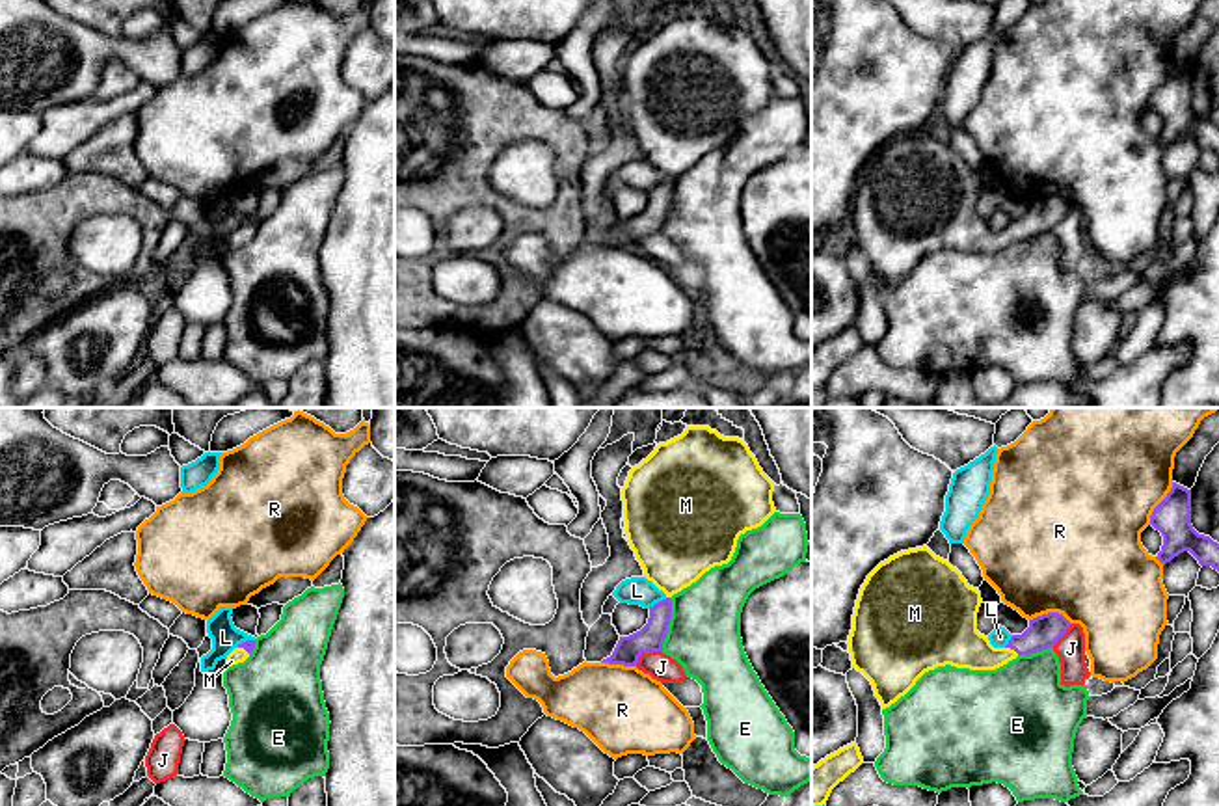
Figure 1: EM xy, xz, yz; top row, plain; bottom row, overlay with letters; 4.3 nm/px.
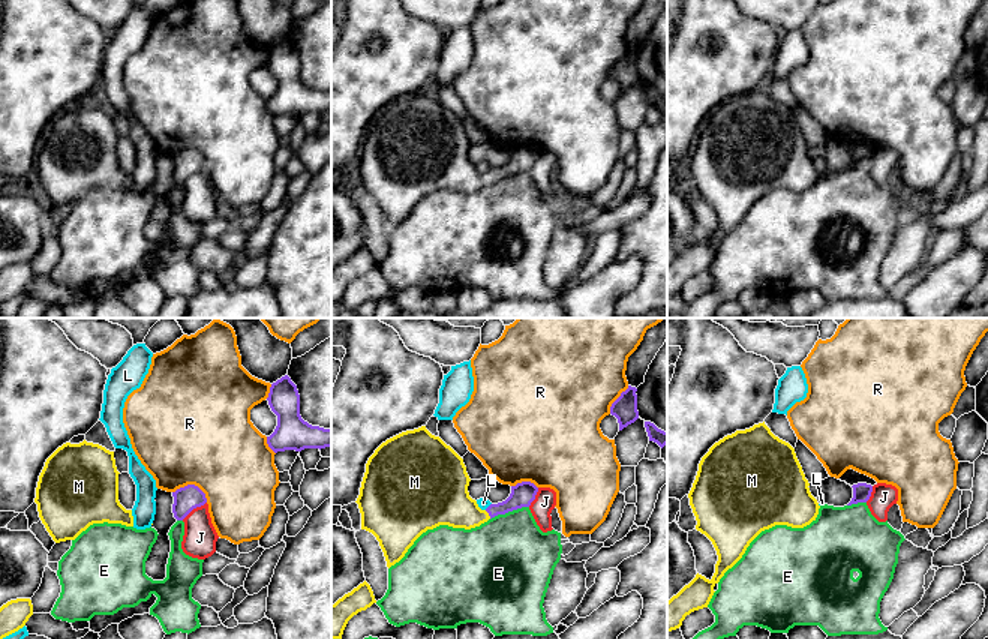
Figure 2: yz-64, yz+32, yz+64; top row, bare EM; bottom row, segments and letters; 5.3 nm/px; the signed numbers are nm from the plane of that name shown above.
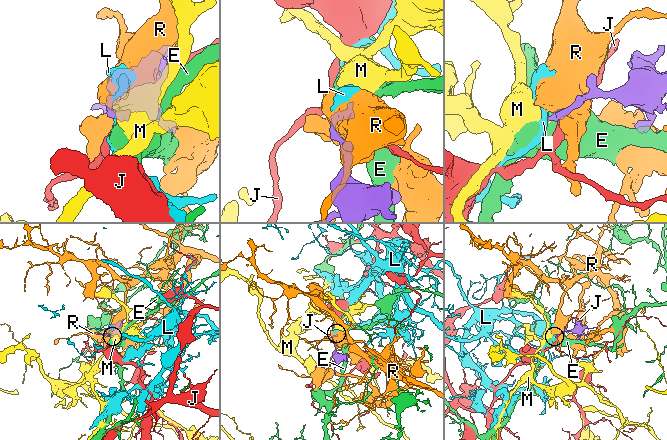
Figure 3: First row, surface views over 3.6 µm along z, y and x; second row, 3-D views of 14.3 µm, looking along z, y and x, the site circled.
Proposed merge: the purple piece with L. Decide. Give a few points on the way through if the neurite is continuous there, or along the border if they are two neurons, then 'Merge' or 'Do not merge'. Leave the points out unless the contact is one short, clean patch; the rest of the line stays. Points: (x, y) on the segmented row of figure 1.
Boundary: xz (667, 598), (648, 607). Do not merge

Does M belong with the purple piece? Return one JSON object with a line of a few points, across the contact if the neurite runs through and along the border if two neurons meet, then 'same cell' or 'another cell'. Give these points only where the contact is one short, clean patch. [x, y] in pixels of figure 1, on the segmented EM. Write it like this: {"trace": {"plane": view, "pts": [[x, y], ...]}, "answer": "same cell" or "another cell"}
{"trace": {"plane": "yz", "pts": [[1044, 631], [1013, 648], [977, 654], [957, 643]]}, "answer": "same cell"}

